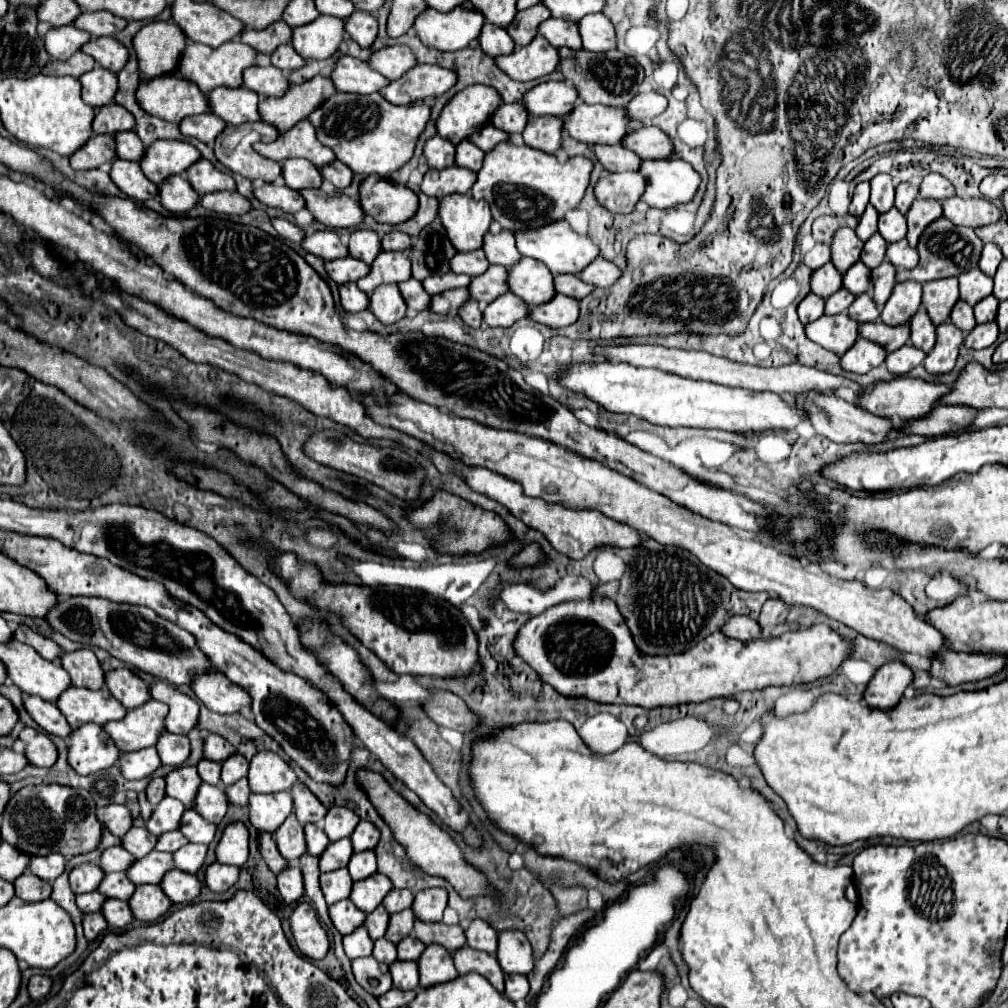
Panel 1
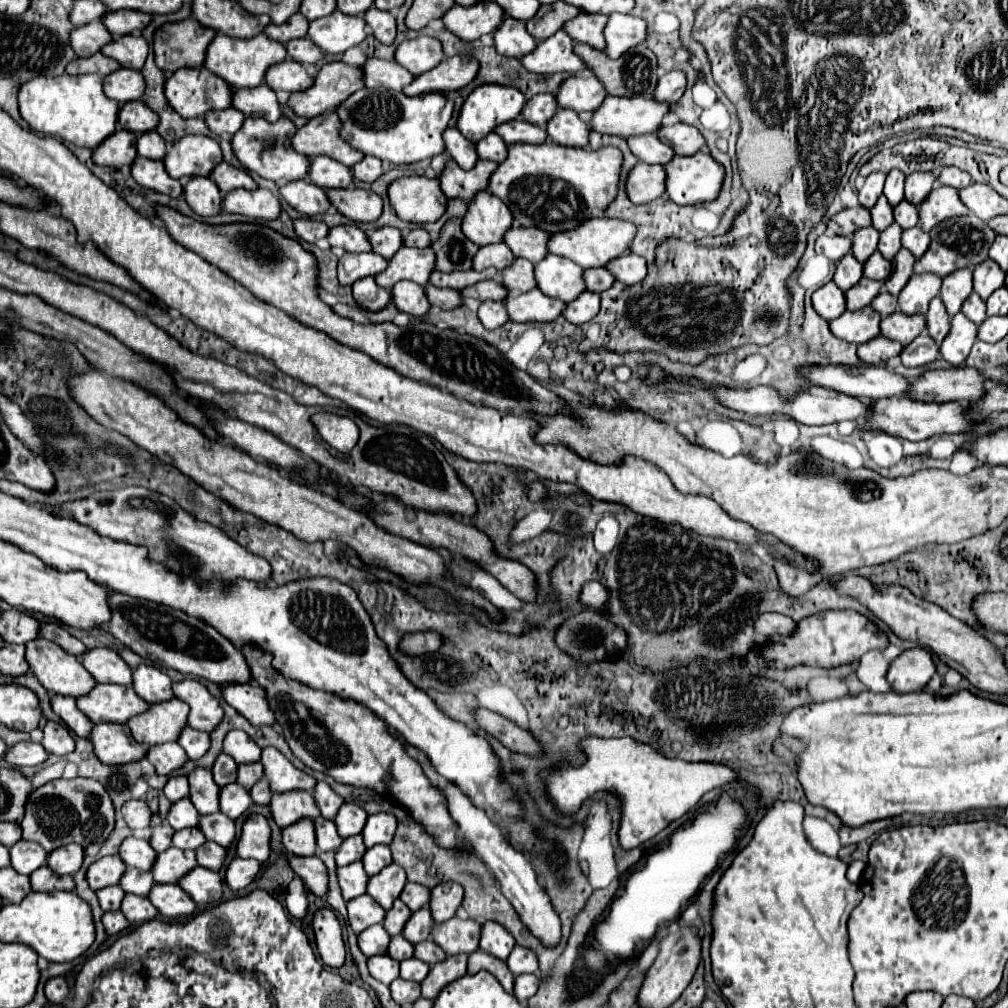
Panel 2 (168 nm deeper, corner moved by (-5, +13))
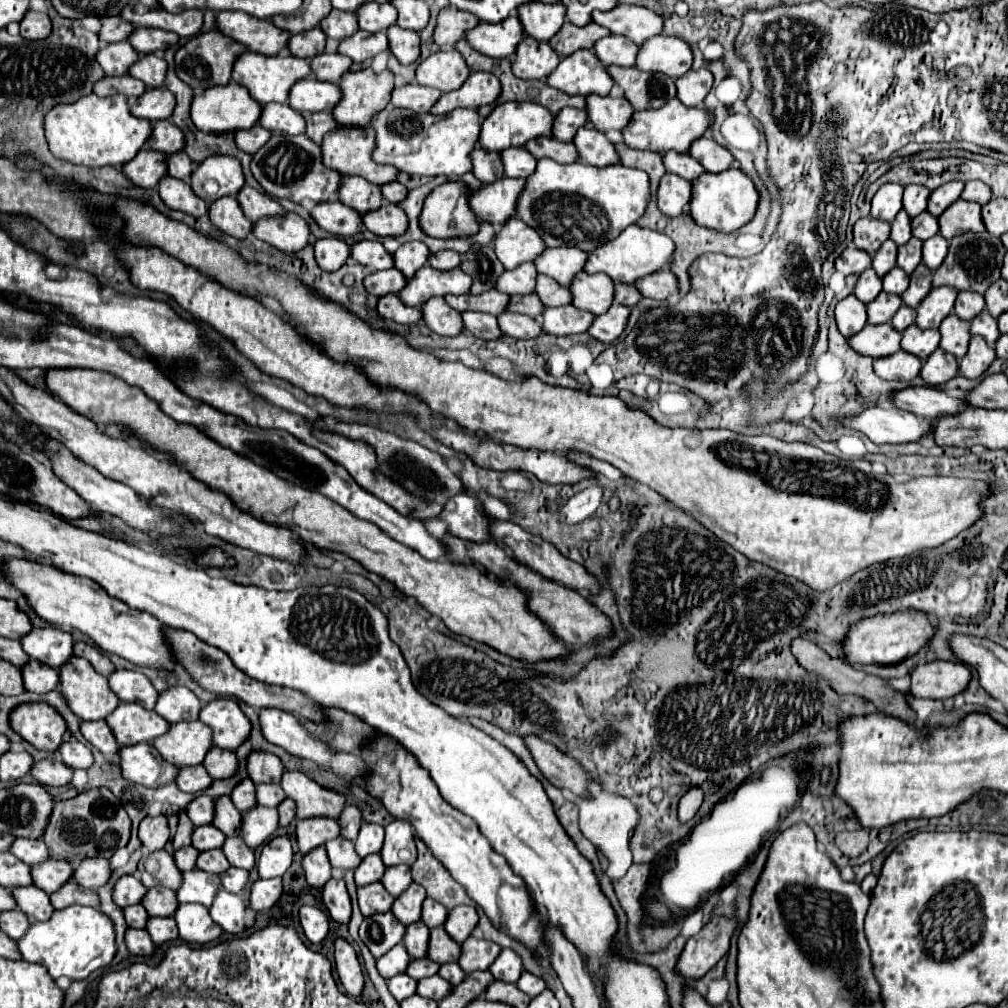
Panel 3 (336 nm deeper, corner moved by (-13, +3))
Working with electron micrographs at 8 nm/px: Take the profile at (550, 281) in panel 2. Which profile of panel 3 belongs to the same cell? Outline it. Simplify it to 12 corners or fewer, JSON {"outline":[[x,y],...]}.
{"outline":[[579,271],[567,287],[573,307],[601,315],[613,303],[607,275]]}

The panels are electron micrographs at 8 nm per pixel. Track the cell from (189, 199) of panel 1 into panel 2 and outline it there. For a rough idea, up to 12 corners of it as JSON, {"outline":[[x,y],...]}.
{"outline":[[191,177],[189,207],[201,217],[221,213],[223,193],[211,179]]}

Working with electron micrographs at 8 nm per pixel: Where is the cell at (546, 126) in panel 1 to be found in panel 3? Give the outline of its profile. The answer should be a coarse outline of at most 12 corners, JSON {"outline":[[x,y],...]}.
{"outline":[[593,127],[573,137],[579,159],[607,167],[619,163],[613,143]]}

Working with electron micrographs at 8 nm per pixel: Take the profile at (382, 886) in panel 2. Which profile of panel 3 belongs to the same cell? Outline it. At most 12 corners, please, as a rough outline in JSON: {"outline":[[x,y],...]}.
{"outline":[[411,883],[391,905],[403,923],[421,919],[425,889]]}

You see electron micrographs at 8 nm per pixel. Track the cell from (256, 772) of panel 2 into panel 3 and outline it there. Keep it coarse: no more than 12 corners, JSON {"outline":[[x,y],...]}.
{"outline":[[279,783],[257,785],[257,803],[277,807],[285,799]]}

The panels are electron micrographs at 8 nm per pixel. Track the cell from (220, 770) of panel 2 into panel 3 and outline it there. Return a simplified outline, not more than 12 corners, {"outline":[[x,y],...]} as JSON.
{"outline":[[241,779],[231,791],[231,801],[241,813],[257,805],[255,785]]}

